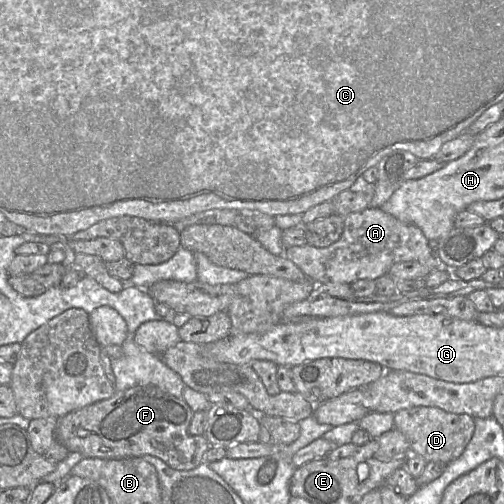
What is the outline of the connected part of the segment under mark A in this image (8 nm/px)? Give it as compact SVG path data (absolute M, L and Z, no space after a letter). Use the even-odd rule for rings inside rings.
M372 207L346 215L339 240L330 246L292 246L284 249L283 256L315 284L351 284L360 279L375 281L388 274L394 264L405 261L438 266L435 249L419 227L403 223L380 208Z

